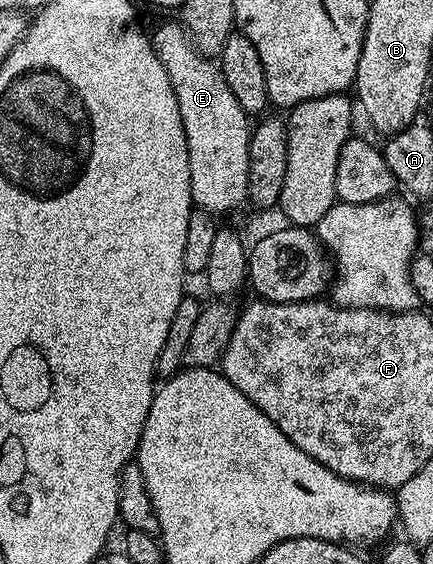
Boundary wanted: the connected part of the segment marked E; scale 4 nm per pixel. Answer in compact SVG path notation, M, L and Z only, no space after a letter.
M177 21L174 22L162 22L152 30L154 52L160 64L164 64L164 72L168 72L168 80L172 80L176 104L180 104L180 120L184 124L184 136L188 144L191 203L197 209L208 210L215 216L221 216L225 210L234 210L241 202L247 201L248 148L252 122L244 108L240 108L236 96L232 96L232 88L228 88L228 80L224 80L219 63L201 54L185 29Z

